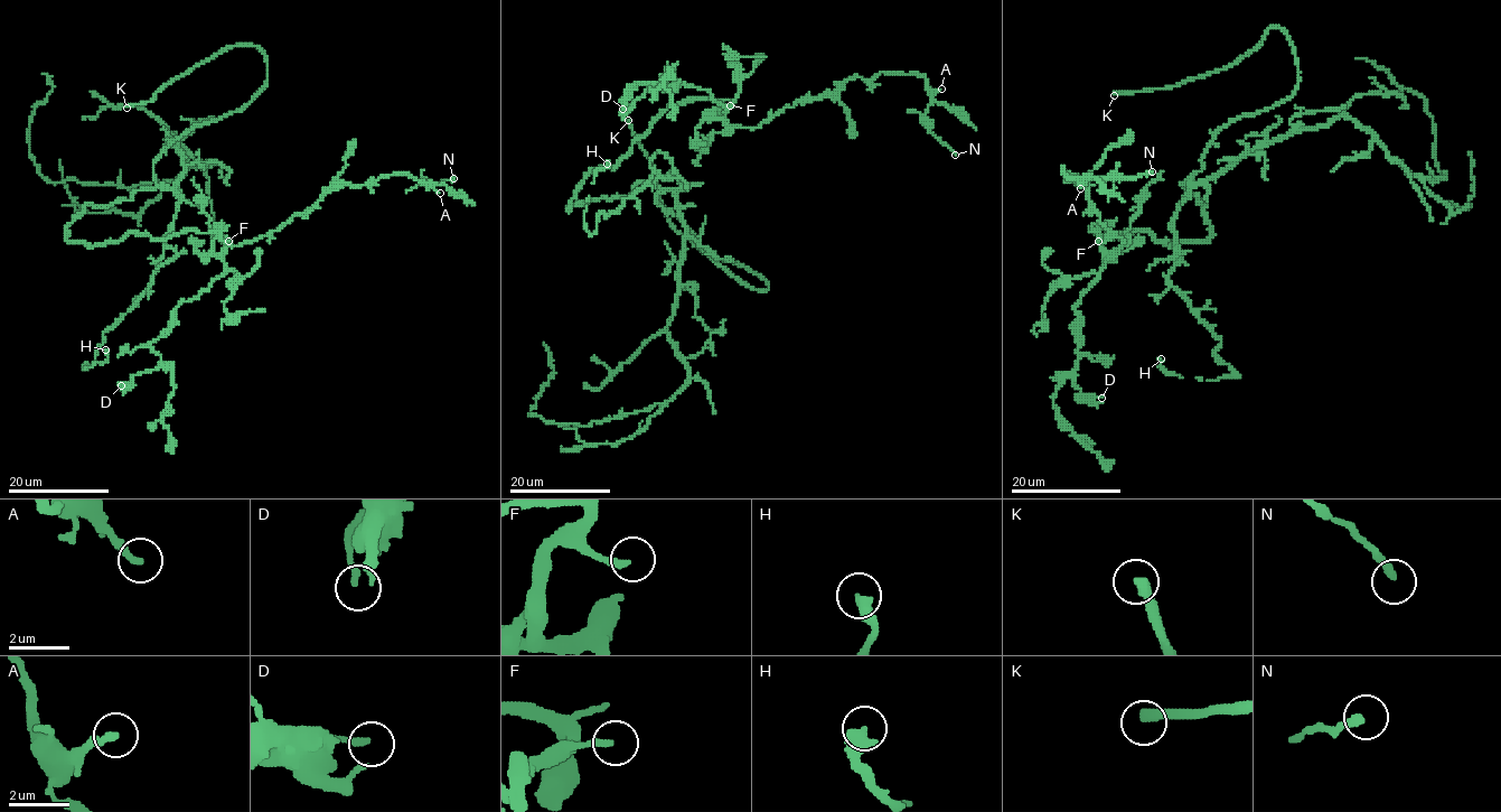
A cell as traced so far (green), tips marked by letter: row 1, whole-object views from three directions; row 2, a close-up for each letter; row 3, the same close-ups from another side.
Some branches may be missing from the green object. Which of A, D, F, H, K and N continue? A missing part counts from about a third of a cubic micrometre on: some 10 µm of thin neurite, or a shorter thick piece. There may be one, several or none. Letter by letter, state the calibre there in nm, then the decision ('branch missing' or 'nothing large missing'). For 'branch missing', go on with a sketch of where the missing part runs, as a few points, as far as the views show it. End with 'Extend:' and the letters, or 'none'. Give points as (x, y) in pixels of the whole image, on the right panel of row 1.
A: 280 nm | branch missing
D: 190 nm | nothing large missing
F: 200 nm | nothing large missing
H: 480 nm | nothing large missing
K: 380 nm | branch missing
N: 280 nm | nothing large missing
Extend: A, K

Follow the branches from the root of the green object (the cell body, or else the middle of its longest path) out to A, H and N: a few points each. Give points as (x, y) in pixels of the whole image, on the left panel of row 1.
A: (99, 206), (66, 226), (68, 241), (219, 232), (216, 255), (271, 234), (336, 187), (411, 174), (440, 193)
H: (99, 206), (159, 187), (178, 198), (151, 286), (82, 367), (103, 363), (105, 350)
N: (99, 206), (66, 226), (68, 241), (219, 232), (216, 255), (271, 234), (336, 187), (453, 178)

